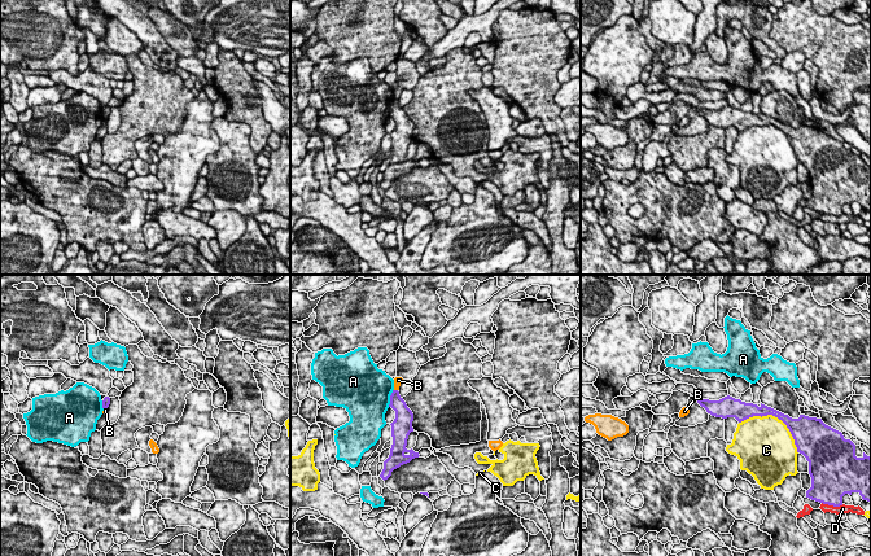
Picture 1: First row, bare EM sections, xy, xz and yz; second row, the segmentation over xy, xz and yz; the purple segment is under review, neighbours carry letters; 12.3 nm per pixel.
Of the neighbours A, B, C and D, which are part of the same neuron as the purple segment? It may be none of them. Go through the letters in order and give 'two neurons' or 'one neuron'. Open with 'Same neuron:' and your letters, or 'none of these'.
Same neuron: none of these
A: two neurons
B: two neurons
C: two neurons
D: two neurons

